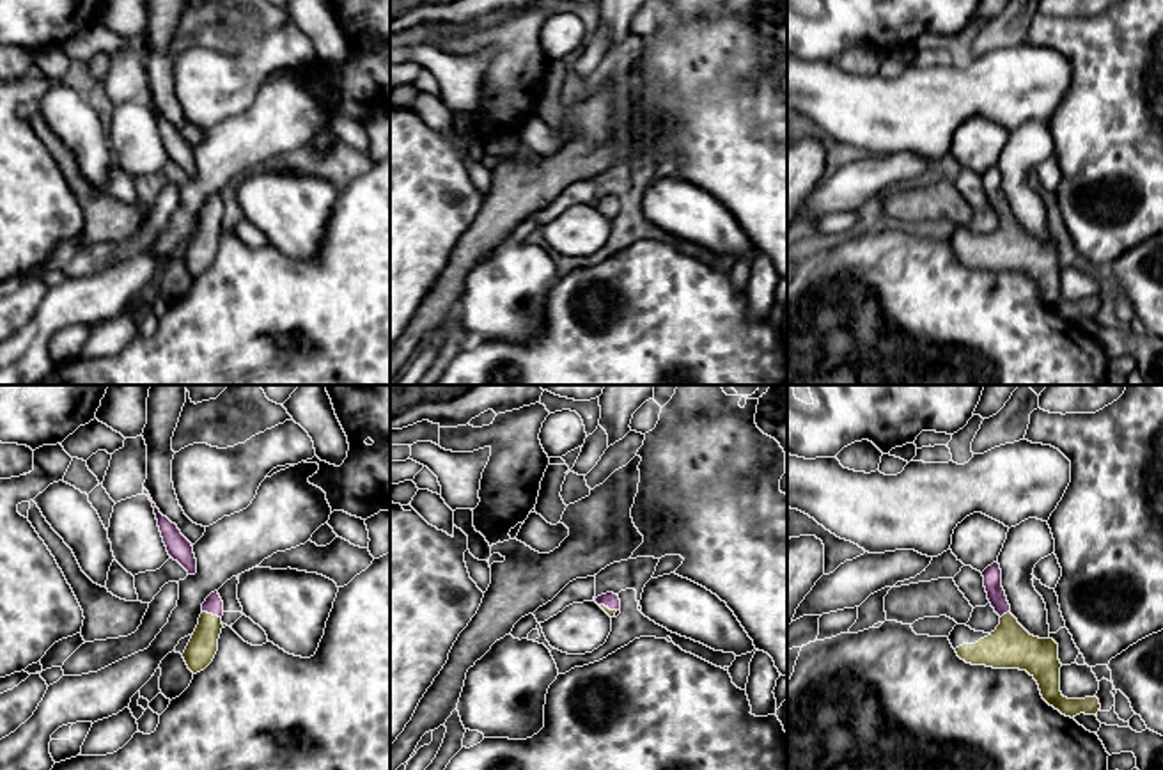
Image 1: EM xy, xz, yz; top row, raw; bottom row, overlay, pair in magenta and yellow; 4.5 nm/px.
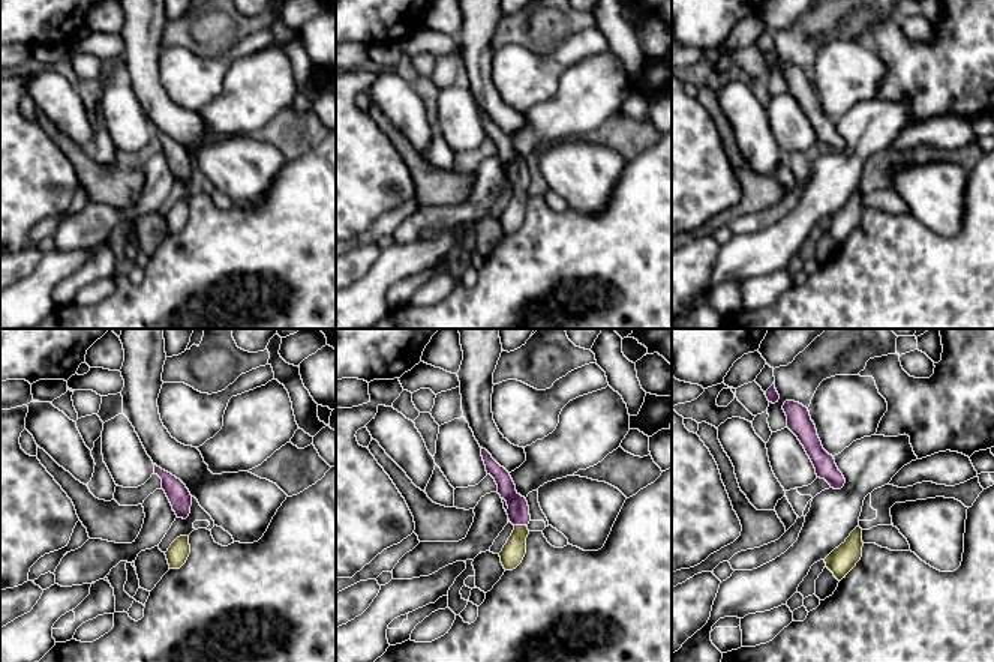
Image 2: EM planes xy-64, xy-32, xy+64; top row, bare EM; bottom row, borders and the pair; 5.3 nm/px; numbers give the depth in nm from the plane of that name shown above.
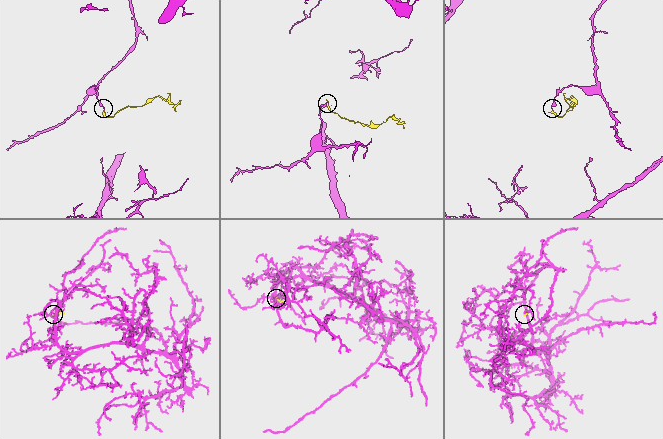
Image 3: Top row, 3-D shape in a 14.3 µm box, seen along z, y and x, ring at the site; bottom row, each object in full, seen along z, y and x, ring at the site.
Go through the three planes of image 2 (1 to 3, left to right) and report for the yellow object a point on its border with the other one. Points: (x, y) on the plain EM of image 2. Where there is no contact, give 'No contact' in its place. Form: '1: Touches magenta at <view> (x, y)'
1: No contact
2: Touches magenta at xy-32 (520, 188)
3: No contact

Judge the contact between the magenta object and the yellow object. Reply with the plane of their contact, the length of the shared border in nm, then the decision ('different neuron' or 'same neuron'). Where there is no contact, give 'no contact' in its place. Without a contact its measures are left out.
contact in xy; length 90 nm; same neuron

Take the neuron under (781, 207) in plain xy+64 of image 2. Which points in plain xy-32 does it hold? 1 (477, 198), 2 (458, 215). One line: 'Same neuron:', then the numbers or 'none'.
Same neuron: 1, 2

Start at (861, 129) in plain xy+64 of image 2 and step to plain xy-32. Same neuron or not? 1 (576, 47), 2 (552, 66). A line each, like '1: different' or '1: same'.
1: different
2: different

